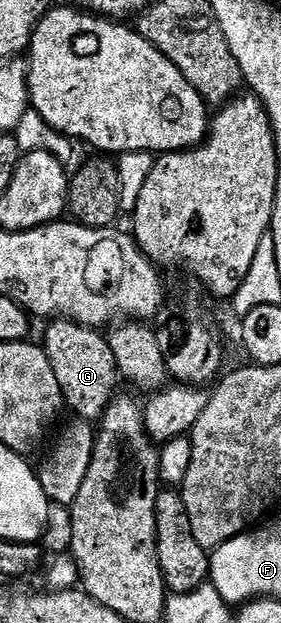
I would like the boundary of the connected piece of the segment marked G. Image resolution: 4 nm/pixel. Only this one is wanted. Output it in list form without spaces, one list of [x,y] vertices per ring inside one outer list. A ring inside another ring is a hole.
[[[65,318],[47,324],[50,325],[46,328],[44,347],[48,362],[52,362],[52,370],[56,373],[56,382],[60,382],[65,407],[69,411],[71,408],[75,417],[91,422],[101,421],[120,385],[116,358],[110,349],[109,339],[101,331]]]

